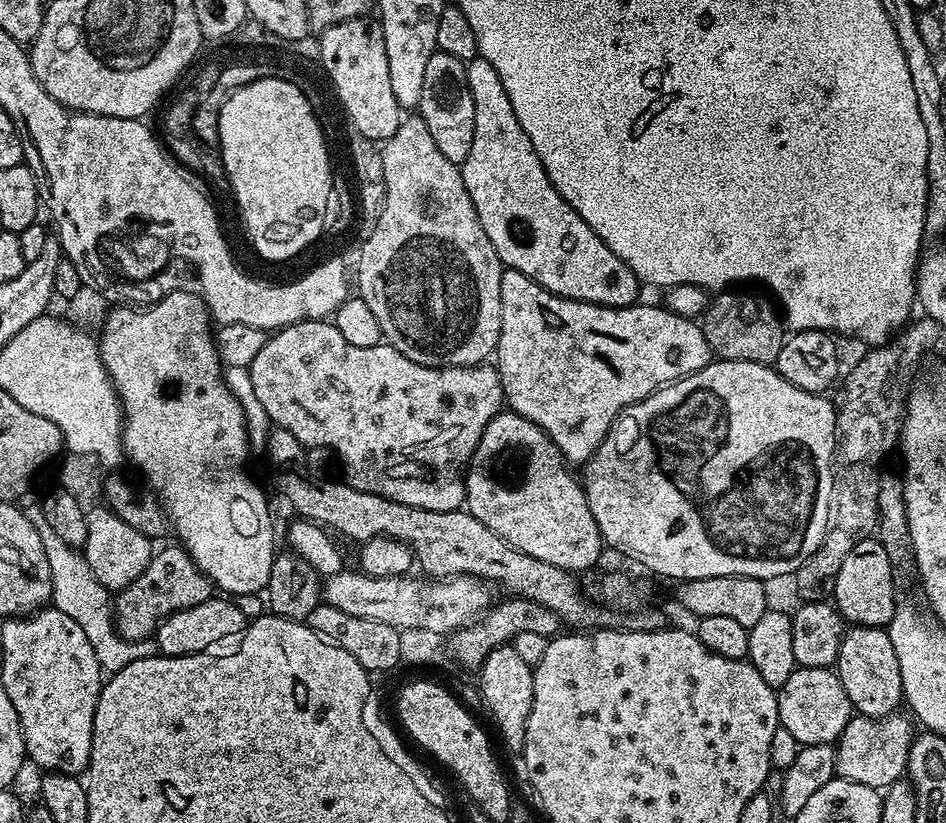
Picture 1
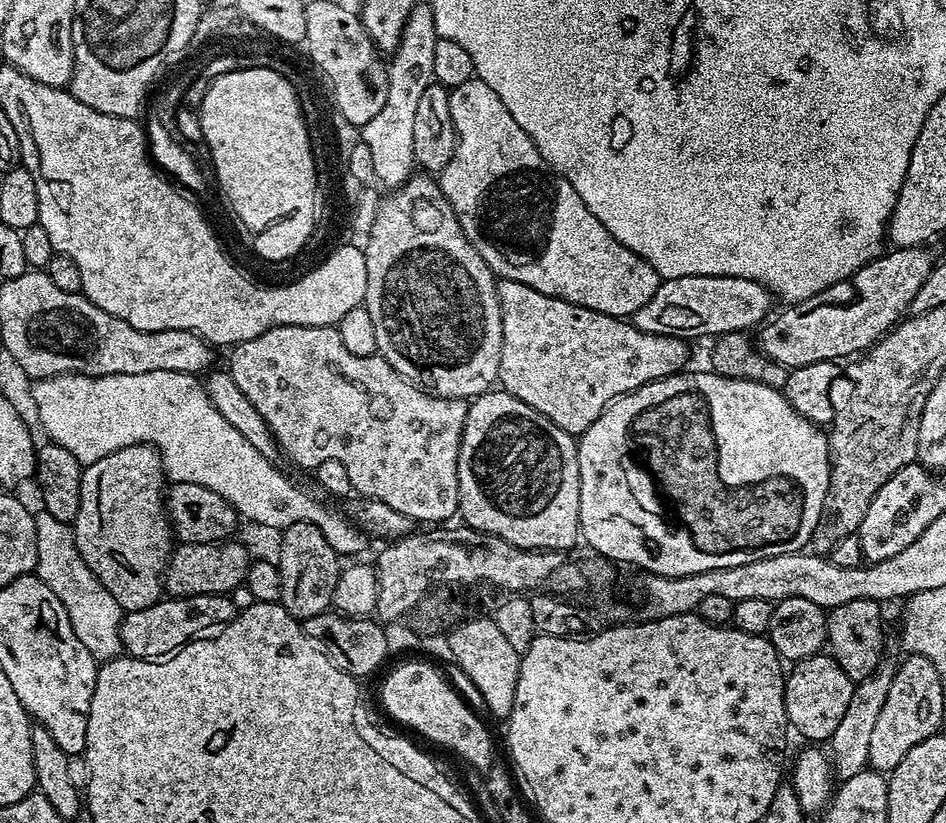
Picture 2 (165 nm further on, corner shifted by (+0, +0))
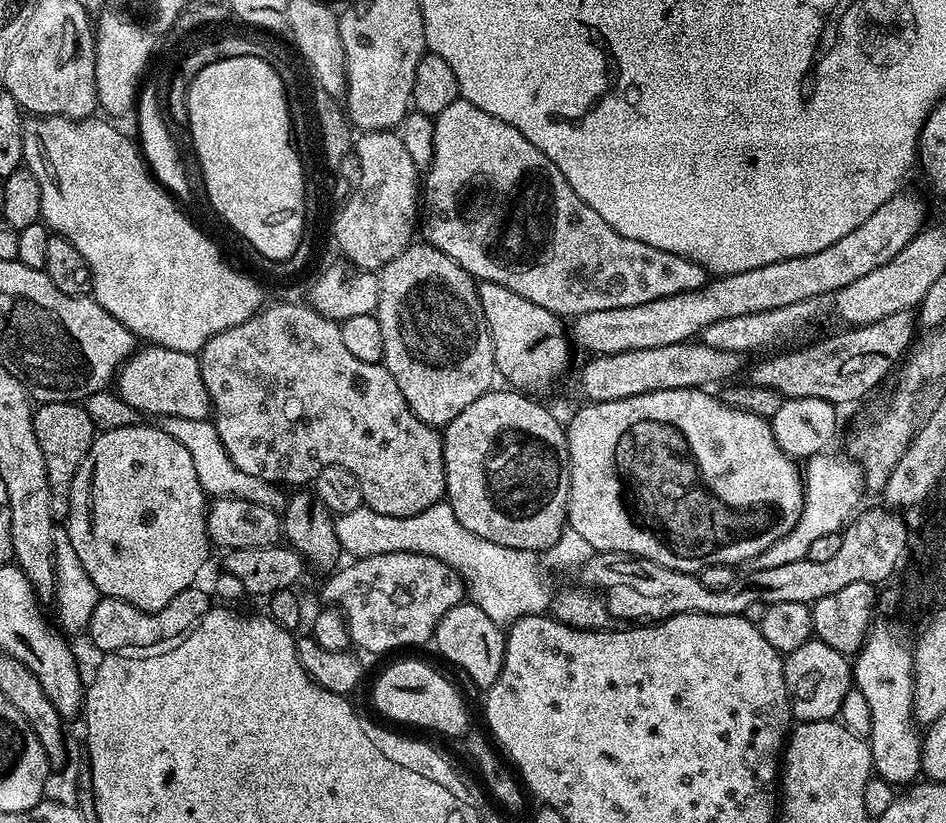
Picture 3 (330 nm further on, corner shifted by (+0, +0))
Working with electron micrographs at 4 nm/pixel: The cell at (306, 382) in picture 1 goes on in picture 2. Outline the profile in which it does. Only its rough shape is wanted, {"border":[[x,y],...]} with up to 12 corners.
{"border":[[278,326],[226,364],[300,468],[424,526],[460,510],[468,404]]}

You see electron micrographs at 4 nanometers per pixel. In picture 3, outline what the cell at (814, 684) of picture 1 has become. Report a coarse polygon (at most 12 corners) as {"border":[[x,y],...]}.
{"border":[[815,638],[784,656],[792,715],[836,720],[849,657]]}

